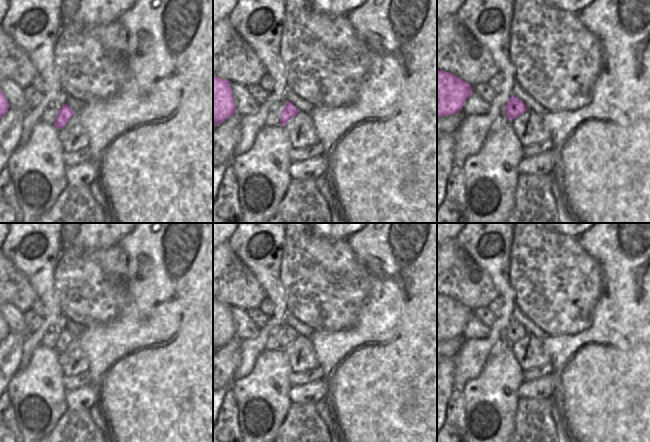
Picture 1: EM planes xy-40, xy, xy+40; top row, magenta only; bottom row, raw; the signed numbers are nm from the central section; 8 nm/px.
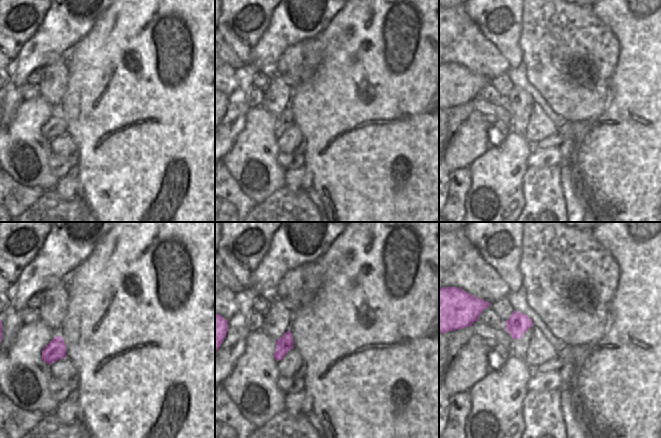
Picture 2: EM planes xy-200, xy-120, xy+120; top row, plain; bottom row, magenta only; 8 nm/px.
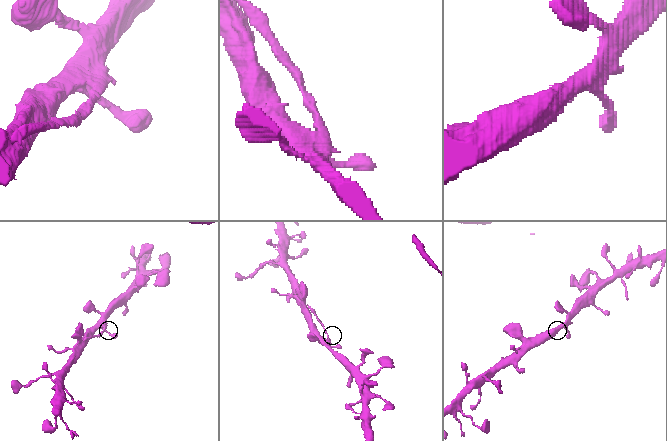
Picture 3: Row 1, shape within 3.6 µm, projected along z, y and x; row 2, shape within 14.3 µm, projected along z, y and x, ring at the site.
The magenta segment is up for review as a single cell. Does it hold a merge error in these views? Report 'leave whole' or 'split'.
split

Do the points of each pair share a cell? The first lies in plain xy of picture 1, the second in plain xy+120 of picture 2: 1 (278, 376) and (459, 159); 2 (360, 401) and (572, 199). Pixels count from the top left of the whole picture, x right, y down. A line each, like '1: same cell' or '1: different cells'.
1: different cells
2: different cells

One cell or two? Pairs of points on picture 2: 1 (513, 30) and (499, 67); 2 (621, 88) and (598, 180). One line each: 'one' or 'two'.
1: two
2: one

